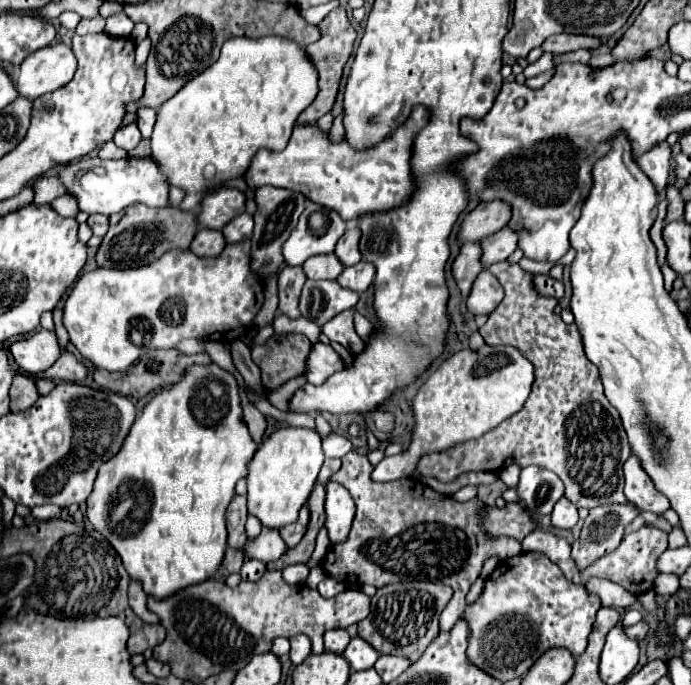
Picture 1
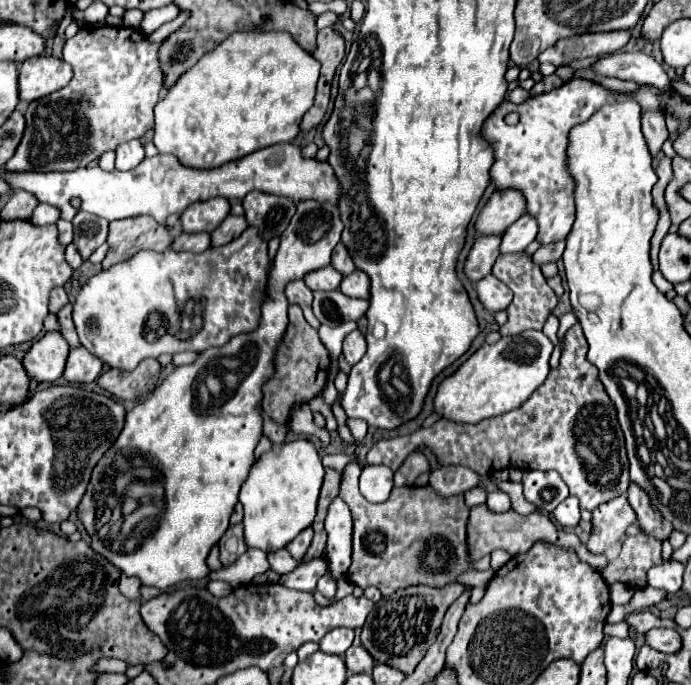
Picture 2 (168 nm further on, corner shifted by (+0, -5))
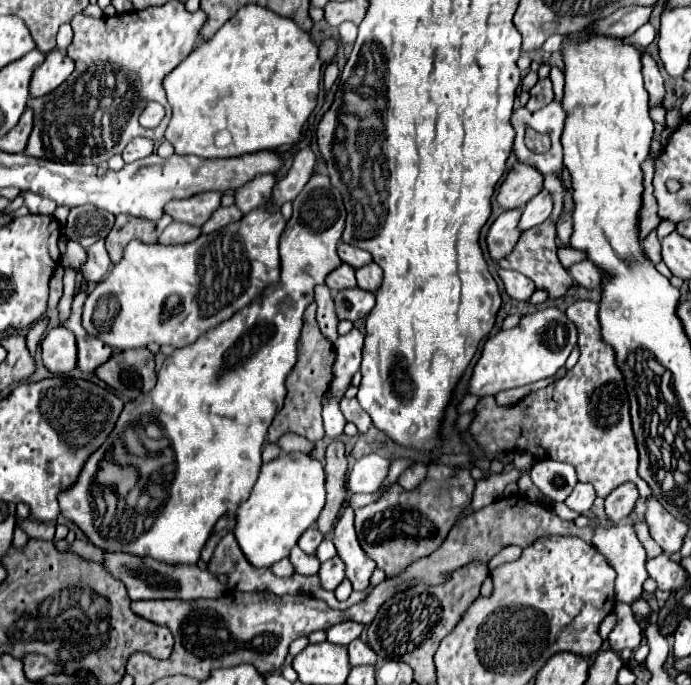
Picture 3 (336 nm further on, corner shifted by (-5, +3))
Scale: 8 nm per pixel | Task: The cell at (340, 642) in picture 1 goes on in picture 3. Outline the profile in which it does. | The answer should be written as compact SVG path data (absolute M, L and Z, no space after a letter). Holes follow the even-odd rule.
M346 620L346 622L334 624L334 628L328 628L326 636L328 636L328 642L332 642L332 644L348 646L352 640L356 640L360 636L360 632L362 632L362 624Z

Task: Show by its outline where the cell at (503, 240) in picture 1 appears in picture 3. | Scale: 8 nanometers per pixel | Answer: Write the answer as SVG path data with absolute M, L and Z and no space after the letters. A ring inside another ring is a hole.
M542 190L540 194L536 194L522 210L522 216L520 216L520 222L518 222L518 230L526 232L542 222L548 220L552 212L552 198L548 194L548 190Z

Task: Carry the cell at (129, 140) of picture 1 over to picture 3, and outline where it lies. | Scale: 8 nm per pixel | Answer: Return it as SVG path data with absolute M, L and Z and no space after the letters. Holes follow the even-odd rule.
M134 138L122 152L124 162L134 162L140 158L146 158L148 154L154 152L154 142L148 138Z

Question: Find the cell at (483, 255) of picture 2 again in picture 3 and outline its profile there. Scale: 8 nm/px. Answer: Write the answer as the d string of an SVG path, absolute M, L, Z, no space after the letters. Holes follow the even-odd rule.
M520 208L516 210L506 210L502 212L494 224L490 226L488 230L488 236L486 236L486 246L488 246L488 254L492 260L502 260L506 254L512 252L514 244L518 242L520 238L520 232L516 230L516 224L518 224L518 216L522 214Z

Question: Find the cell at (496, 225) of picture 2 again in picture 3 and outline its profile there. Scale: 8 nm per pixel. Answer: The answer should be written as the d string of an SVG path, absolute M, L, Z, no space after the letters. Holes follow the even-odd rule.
M516 164L498 188L496 202L502 210L522 208L542 190L542 174L526 164Z

